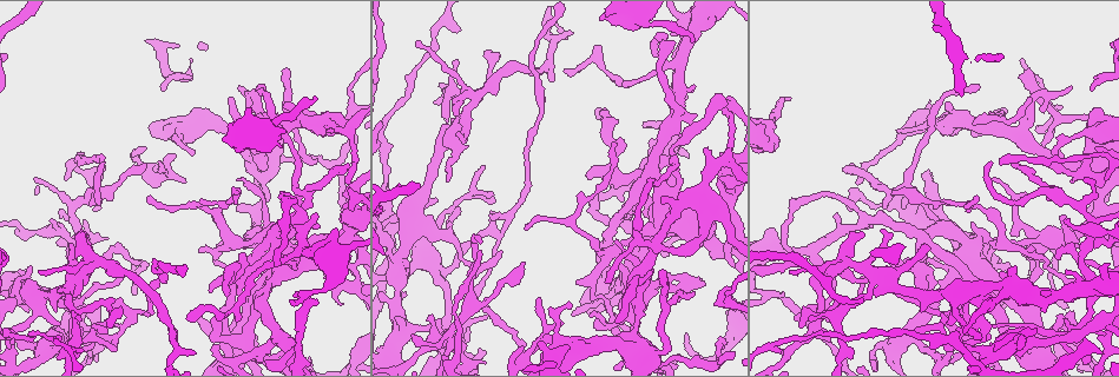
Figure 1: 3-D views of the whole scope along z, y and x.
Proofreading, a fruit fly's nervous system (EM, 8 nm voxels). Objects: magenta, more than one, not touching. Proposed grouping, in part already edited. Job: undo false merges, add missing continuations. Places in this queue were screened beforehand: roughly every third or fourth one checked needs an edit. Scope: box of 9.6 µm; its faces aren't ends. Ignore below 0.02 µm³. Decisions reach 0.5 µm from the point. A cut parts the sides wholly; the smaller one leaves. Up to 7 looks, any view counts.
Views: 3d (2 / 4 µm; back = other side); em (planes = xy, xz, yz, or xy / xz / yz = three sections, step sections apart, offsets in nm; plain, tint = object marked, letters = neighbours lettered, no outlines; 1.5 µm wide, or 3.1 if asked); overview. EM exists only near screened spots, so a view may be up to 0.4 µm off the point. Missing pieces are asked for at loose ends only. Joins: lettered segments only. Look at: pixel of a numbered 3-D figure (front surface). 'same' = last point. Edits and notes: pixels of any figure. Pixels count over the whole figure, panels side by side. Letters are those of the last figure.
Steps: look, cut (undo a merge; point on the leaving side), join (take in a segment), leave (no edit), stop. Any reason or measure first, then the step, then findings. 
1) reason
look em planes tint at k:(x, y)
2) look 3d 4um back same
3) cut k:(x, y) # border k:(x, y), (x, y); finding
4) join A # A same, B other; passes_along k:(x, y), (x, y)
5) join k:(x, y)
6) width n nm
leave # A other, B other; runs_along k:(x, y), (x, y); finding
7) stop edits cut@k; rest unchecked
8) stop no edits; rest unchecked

an open end
look em xy step 8 letters at 1:(721, 154)

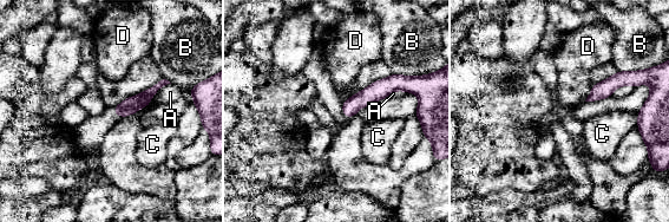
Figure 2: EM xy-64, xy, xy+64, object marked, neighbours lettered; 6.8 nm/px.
another direction
look em planes letters same

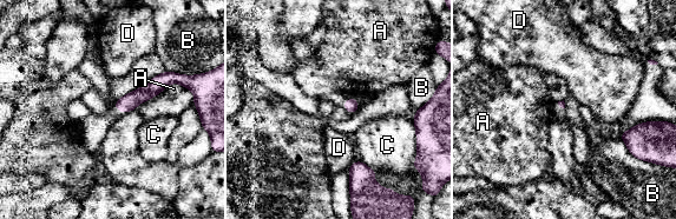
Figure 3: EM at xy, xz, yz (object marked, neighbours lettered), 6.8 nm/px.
leave # A other, B other, C other, D other; runs_along 3:(184, 80), (164, 79), (118, 105); none of them fits

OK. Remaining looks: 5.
touches itself
look em planes letters at 1:(299, 260)

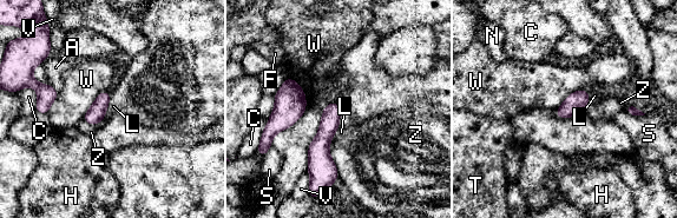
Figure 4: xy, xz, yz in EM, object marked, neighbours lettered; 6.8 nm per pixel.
width 130 nm
leave # A other, C other, F other, H other, L other, N other, S other, T other, V other, W other, Z other; border 4:(289, 77), (306, 110), (270, 146); one cell here

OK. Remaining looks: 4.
narrows sharply
look em planes letters at 1:(606, 71)

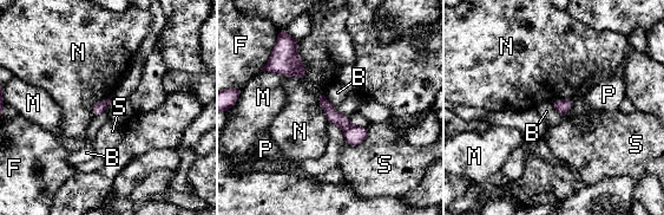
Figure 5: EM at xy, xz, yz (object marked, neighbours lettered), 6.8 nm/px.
width 80 nm
leave # B other, F other, M other, N other, P other, S other; runs_along 5:(321, 96), (356, 142); continuous, no second cell

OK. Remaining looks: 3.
stop no edits; rest unchecked

